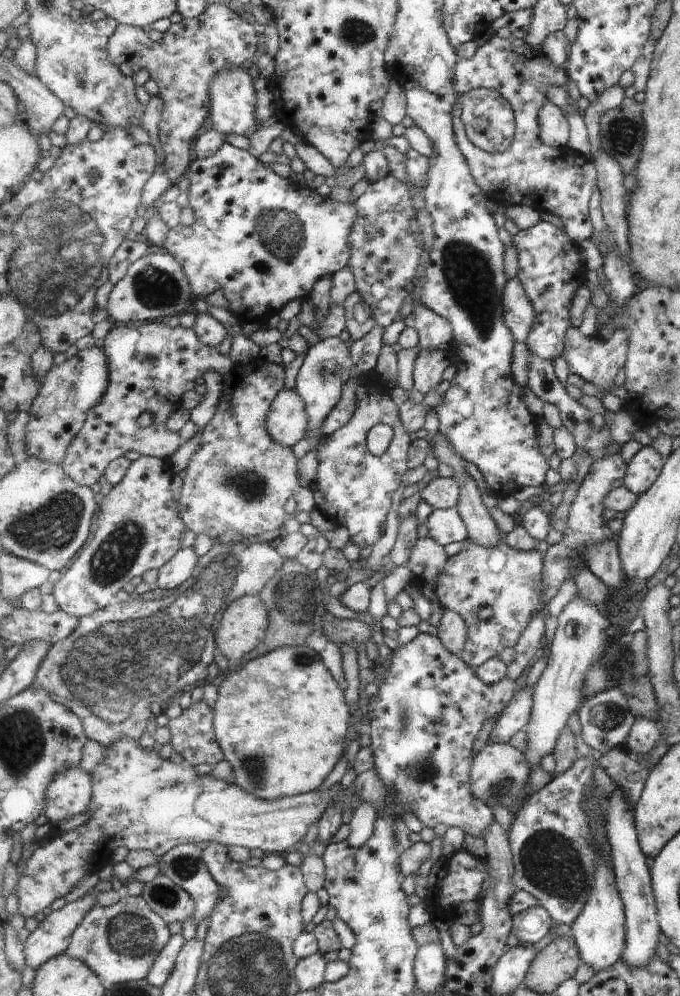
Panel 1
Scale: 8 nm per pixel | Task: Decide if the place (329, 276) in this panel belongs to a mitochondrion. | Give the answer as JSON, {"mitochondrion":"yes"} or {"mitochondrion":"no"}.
{"mitochondrion":"no"}

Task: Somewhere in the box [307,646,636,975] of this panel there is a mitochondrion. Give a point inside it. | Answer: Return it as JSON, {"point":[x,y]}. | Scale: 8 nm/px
{"point":[551,861]}

